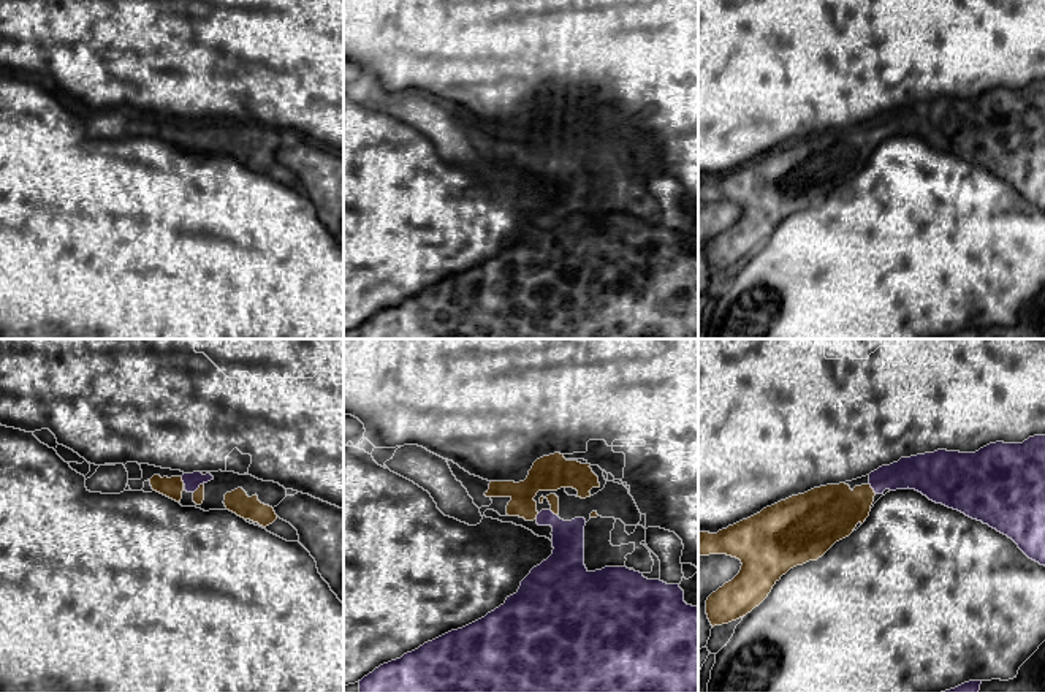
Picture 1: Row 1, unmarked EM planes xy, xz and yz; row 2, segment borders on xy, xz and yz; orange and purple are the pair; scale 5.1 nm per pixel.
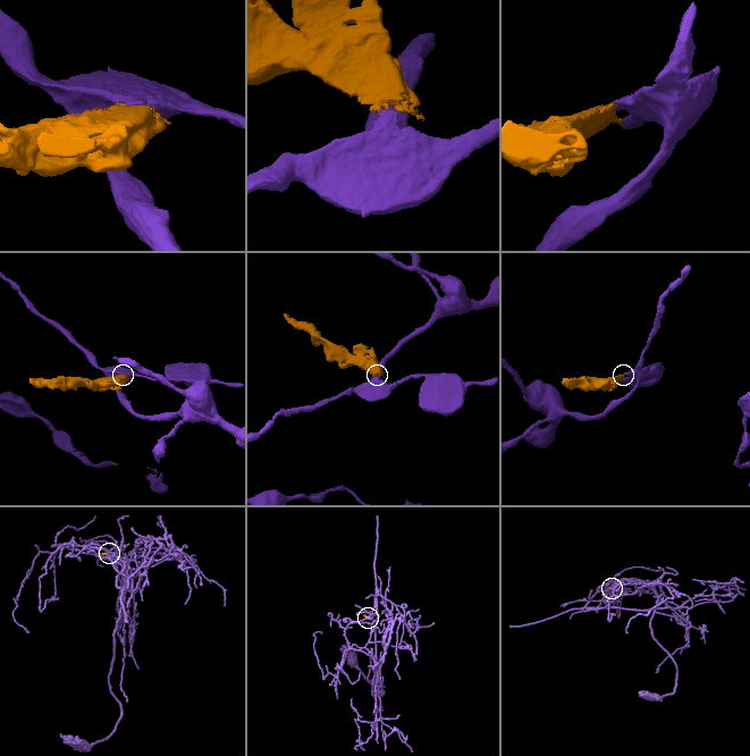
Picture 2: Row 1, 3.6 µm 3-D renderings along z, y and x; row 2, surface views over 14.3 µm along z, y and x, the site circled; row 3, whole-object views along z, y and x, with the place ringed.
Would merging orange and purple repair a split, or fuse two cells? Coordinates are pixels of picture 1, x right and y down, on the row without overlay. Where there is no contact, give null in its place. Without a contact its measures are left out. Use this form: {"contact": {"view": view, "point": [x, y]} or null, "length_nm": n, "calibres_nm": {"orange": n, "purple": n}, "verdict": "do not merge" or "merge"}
{"contact": {"view": "xy", "point": [198, 133]}, "length_nm": 70, "calibres_nm": {"orange": 60, "purple": 90}, "verdict": "do not merge"}

